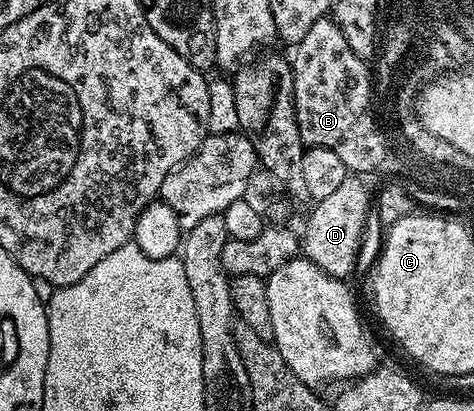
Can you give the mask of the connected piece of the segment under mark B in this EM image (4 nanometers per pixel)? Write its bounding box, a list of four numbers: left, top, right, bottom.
[290,16,386,176]

